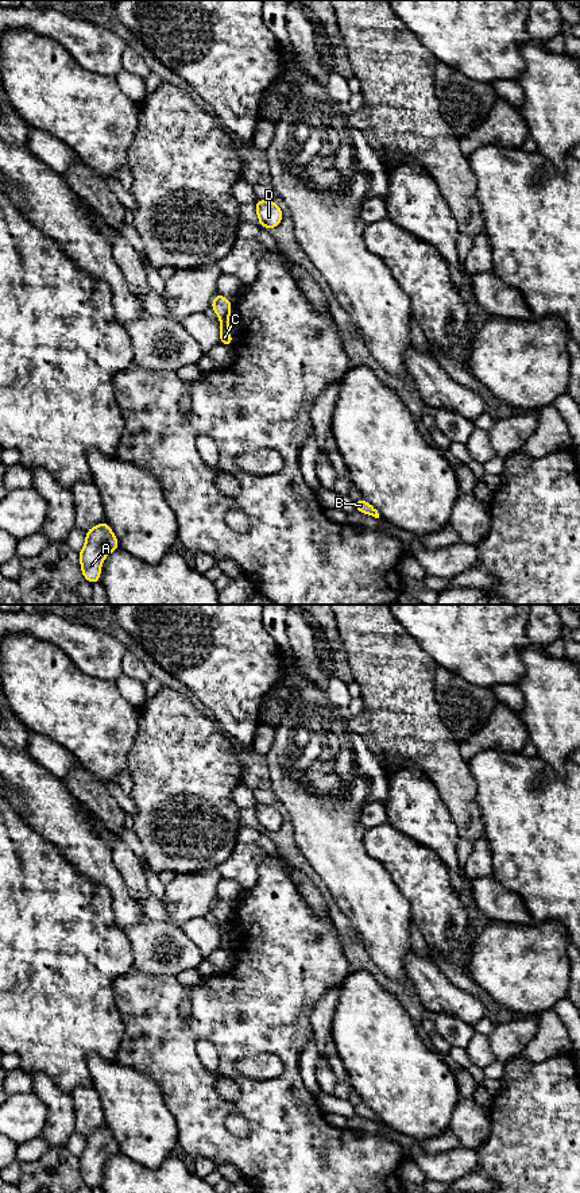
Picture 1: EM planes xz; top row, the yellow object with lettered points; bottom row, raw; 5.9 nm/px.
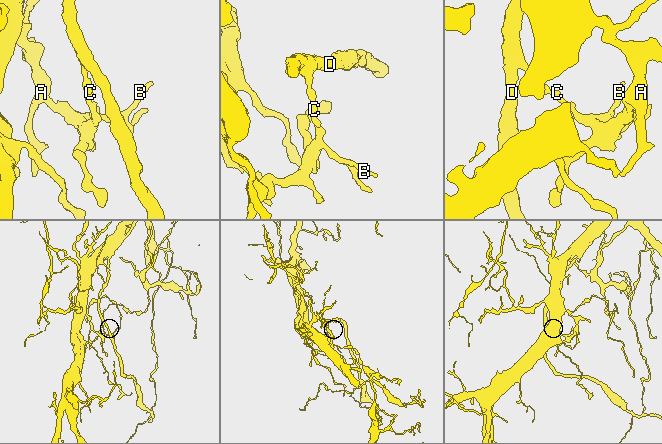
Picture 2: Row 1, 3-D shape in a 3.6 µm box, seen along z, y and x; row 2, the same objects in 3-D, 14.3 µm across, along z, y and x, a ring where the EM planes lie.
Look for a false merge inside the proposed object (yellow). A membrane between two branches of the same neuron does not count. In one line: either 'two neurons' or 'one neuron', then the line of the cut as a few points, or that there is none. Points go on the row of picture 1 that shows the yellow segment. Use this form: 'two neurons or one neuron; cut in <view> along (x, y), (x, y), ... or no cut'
two neurons; cut in xz along (220, 320), (227, 321)

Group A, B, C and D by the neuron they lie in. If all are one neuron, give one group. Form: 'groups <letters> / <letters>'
groups A B C / D

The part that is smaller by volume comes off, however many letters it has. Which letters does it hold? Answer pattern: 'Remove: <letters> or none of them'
Remove: D

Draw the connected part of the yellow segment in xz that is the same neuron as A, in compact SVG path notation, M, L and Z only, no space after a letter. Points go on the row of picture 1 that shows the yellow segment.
M103 521L85 532L86 540L78 553L81 572L89 583L98 583L103 560L115 549L120 549L119 541L111 526Z

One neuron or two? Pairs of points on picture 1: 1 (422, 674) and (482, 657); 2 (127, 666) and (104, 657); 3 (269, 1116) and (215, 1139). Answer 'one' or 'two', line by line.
1: two
2: two
3: one

